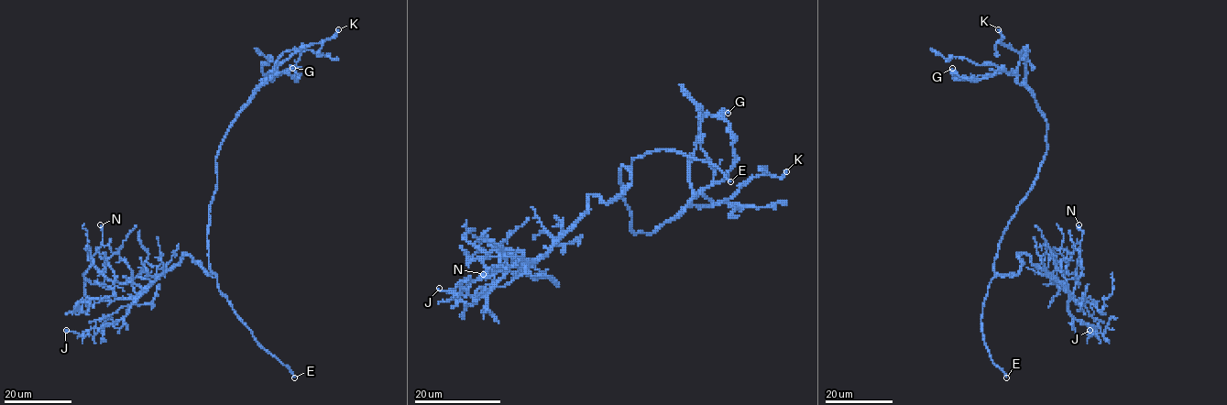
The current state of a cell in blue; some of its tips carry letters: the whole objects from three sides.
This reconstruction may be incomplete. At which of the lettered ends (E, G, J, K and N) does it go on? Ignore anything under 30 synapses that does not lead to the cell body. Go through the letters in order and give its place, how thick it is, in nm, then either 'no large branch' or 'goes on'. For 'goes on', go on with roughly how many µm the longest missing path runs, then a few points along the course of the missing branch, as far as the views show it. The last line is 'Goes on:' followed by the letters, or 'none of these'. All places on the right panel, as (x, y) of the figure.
E: place (1006, 377); calibre 180 nm; goes on; missing 20 µm
G: place (952, 68); calibre 220 nm; no large branch
J: place (1090, 330); calibre 130 nm; no large branch
K: place (998, 29); calibre 170 nm; no large branch
N: place (1079, 224); calibre 140 nm; no large branch
Goes on: E

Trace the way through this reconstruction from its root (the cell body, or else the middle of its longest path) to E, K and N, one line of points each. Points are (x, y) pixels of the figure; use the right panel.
E: (1001, 239), (994, 263), (994, 271), (997, 274), (991, 280), (984, 301), (981, 331), (992, 361), (1006, 377)
K: (1001, 239), (1036, 176), (1046, 142), (1046, 120), (1025, 83), (1024, 61), (1001, 42), (1003, 35), (998, 29)
N: (1001, 239), (995, 273), (1016, 274), (1016, 254), (1026, 254), (1068, 287), (1079, 224)

